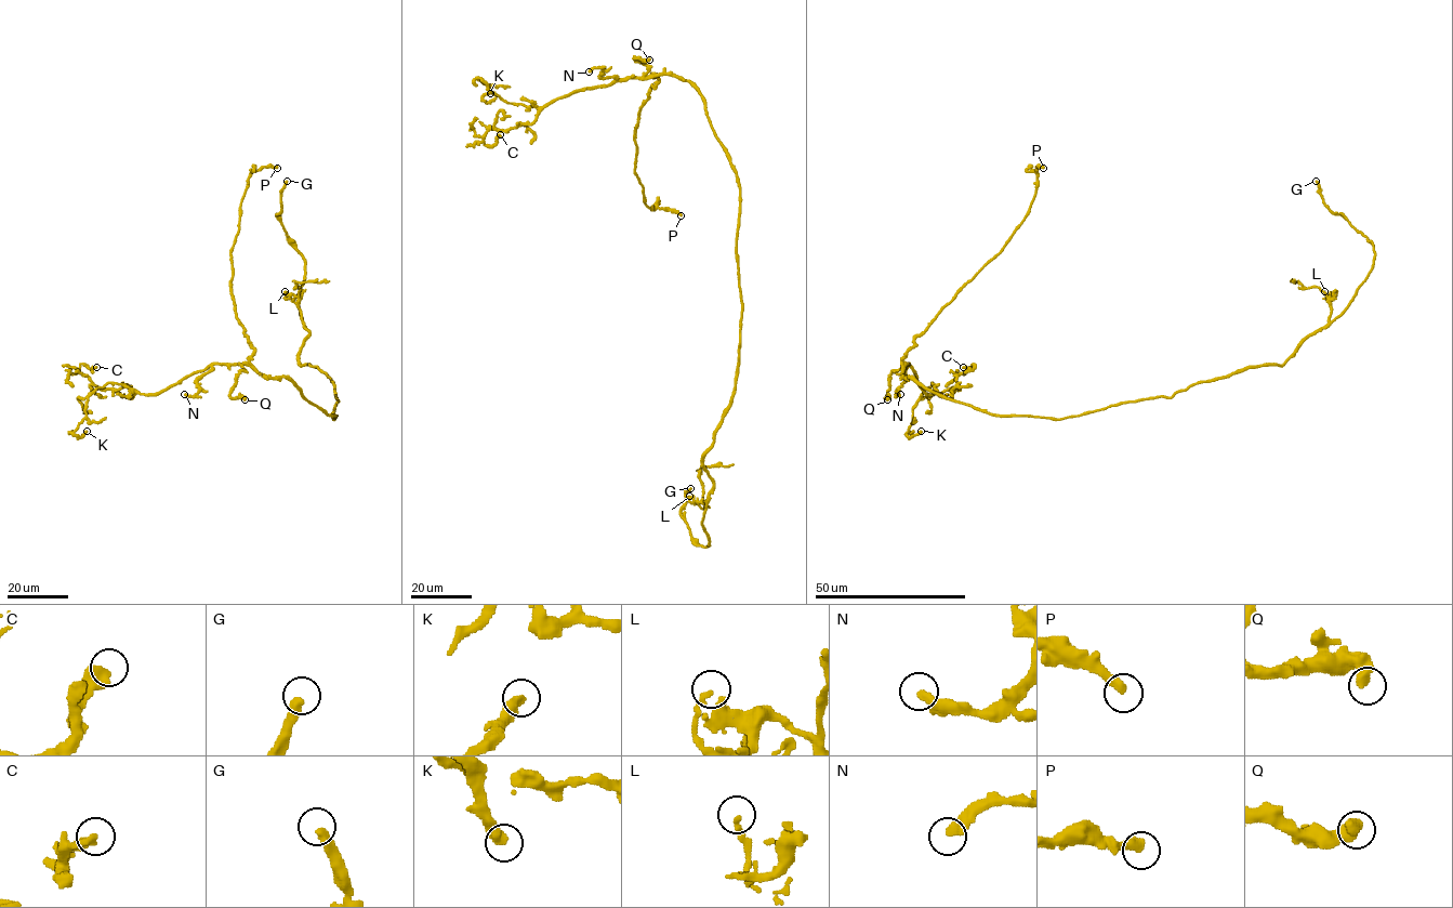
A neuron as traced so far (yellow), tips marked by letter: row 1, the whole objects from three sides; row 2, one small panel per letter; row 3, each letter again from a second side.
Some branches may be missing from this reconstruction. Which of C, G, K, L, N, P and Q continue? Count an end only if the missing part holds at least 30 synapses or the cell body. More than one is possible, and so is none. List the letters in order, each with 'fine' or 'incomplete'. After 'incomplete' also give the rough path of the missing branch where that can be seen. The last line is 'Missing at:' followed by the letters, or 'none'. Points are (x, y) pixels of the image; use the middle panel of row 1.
C: fine
G: incomplete
K: fine
L: fine
N: fine
P: fine
Q: fine
Missing at: G

